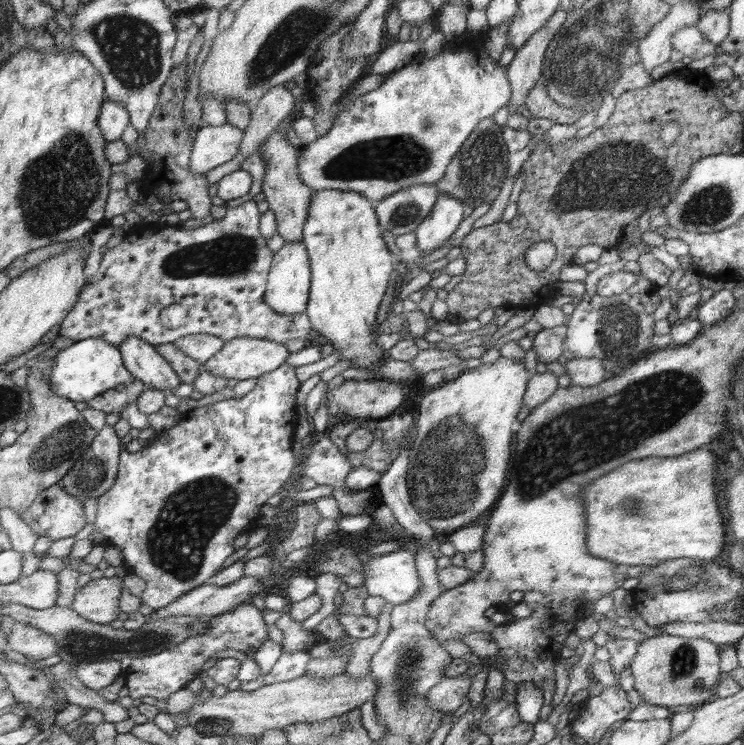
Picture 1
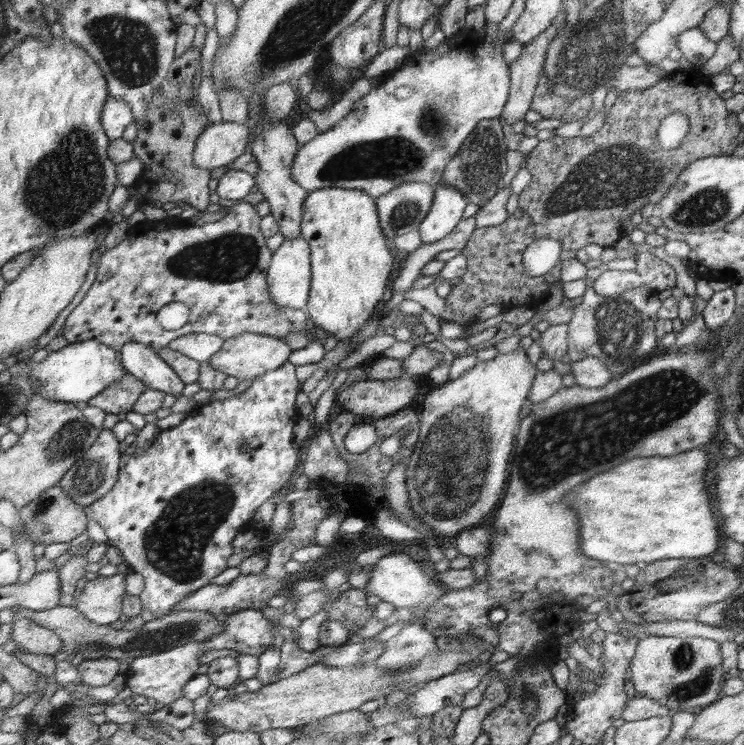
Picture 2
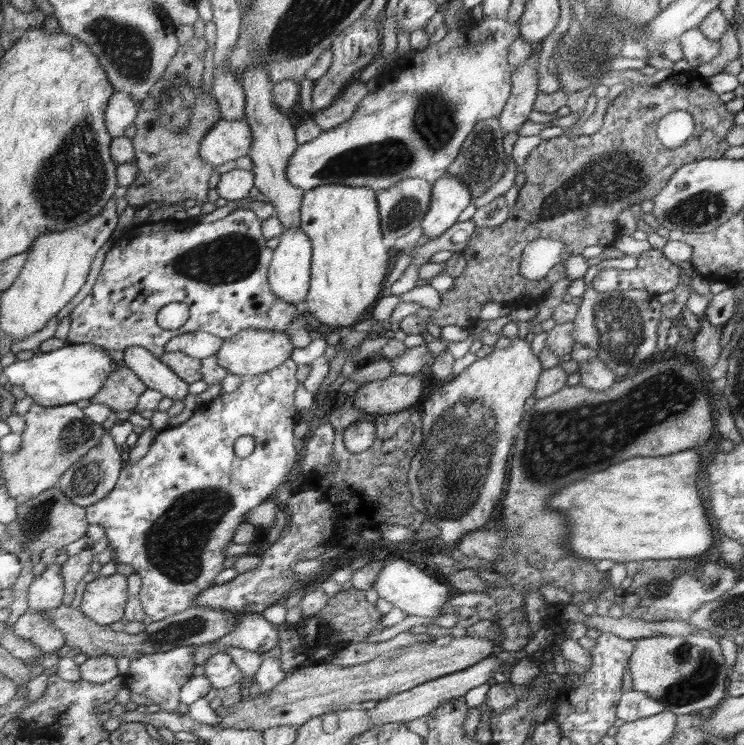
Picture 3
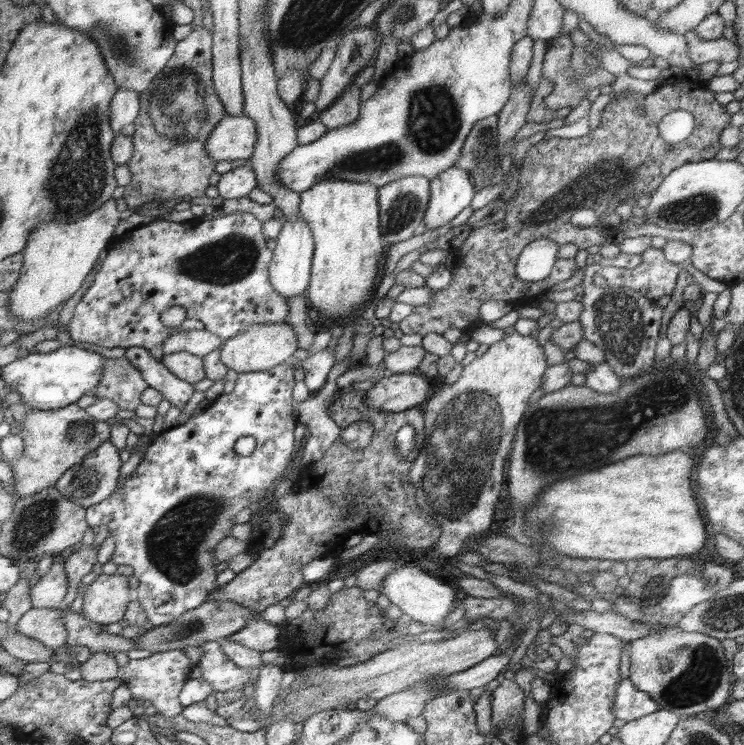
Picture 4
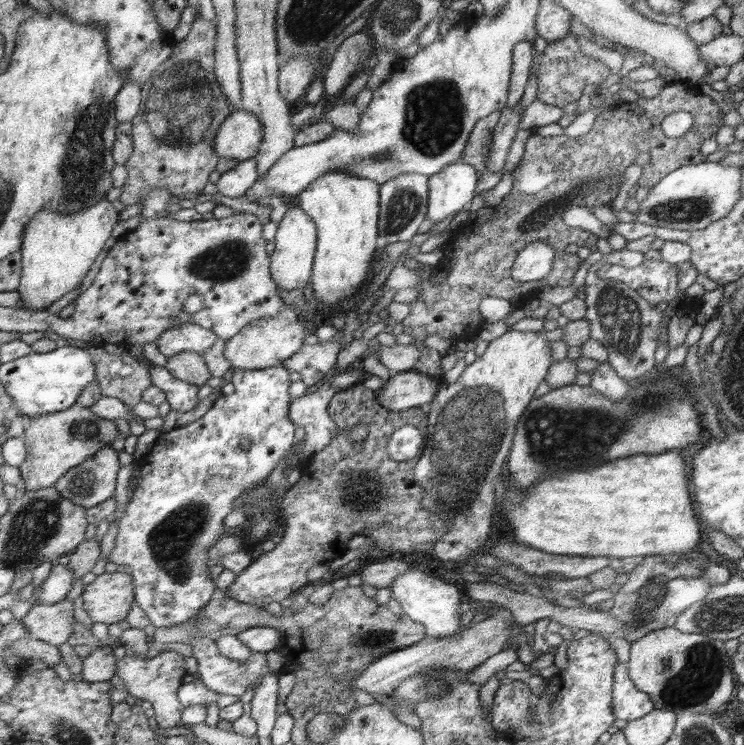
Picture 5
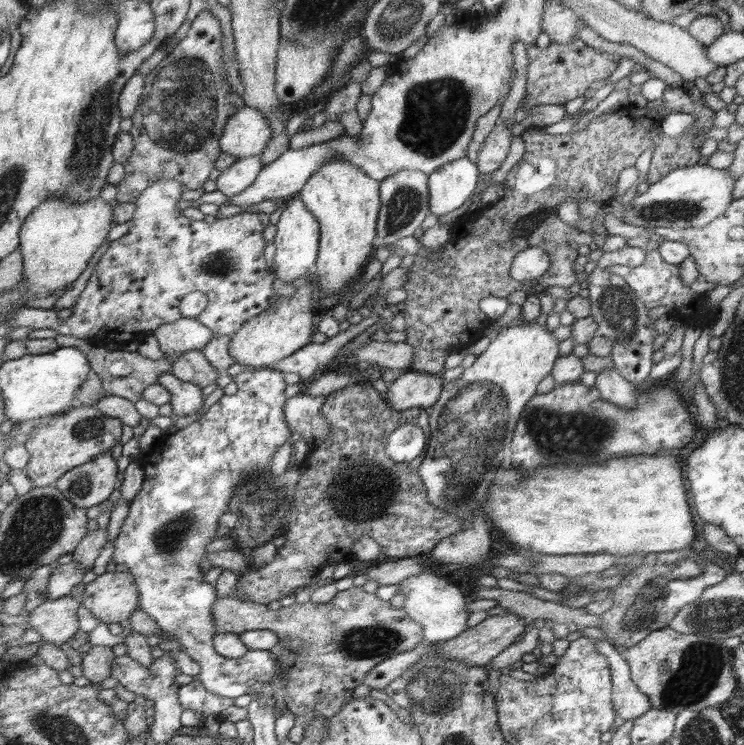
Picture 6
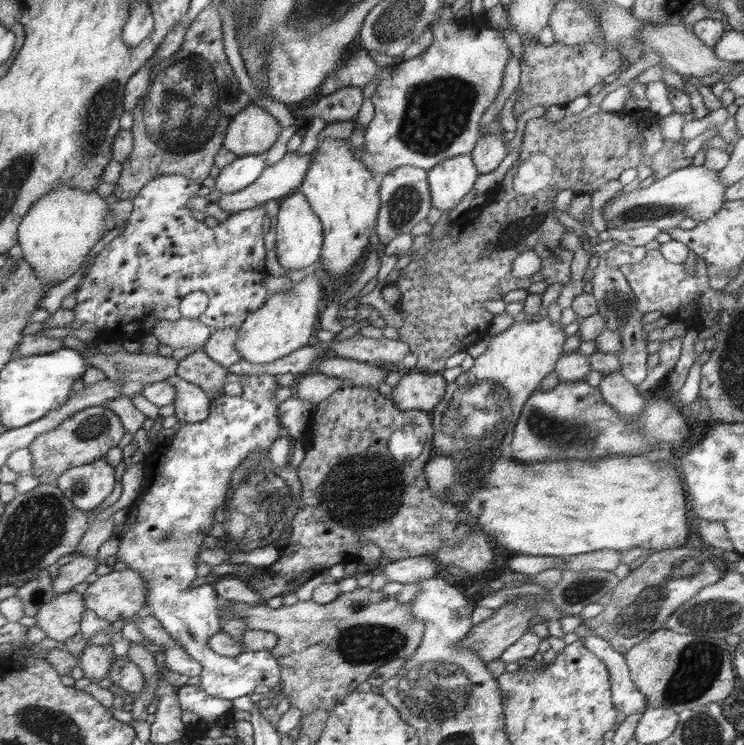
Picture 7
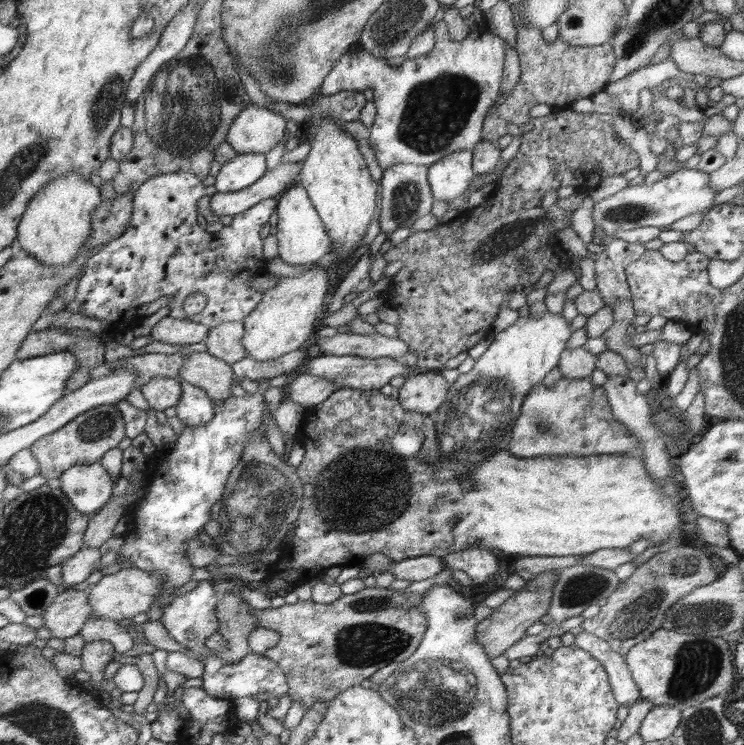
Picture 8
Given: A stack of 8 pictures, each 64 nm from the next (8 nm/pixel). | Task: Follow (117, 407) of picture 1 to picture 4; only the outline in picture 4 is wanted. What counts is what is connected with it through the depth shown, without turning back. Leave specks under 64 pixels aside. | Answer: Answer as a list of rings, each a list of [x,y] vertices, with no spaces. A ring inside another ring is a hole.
[[[122,357],[107,358],[103,380],[95,390],[98,399],[114,401],[121,410],[135,410],[141,404],[142,391],[148,386],[140,376],[140,370]]]

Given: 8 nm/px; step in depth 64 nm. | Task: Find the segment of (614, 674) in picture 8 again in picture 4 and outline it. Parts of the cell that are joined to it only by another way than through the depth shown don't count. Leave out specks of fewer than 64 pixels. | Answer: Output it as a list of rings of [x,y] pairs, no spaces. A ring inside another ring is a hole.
[[[621,679],[618,696],[615,699],[615,712],[620,720],[629,723],[658,710],[660,710],[658,702],[648,693],[640,692],[630,679]]]

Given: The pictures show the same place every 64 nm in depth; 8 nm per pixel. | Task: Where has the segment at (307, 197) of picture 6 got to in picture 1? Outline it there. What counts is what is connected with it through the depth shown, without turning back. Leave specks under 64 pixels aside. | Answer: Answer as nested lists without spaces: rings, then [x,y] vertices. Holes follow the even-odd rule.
[[[340,190],[315,191],[306,226],[303,228],[303,243],[307,245],[311,259],[310,302],[306,315],[310,318],[311,327],[320,332],[327,342],[339,353],[339,360],[351,360],[351,366],[372,370],[384,362],[382,350],[374,344],[374,334],[370,328],[376,320],[384,292],[388,290],[388,280],[394,270],[394,262],[388,246],[382,240],[382,228],[378,224],[378,213],[372,208],[372,201],[360,192],[342,192]]]

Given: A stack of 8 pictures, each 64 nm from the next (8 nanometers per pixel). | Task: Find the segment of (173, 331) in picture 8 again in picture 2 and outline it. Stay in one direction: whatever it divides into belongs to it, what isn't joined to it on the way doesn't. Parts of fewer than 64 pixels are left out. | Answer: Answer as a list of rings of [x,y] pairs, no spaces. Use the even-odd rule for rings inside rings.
[[[196,333],[190,335],[182,335],[180,338],[168,343],[167,347],[176,350],[176,352],[184,353],[184,356],[192,357],[199,363],[208,361],[223,348],[226,342],[223,337],[209,335],[206,333]]]

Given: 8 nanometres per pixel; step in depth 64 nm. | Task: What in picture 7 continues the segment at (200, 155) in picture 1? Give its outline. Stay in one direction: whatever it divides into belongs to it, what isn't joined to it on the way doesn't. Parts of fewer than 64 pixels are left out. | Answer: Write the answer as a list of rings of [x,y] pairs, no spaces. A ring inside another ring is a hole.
[[[251,104],[231,121],[223,146],[237,157],[266,154],[278,140],[281,127],[266,109]]]

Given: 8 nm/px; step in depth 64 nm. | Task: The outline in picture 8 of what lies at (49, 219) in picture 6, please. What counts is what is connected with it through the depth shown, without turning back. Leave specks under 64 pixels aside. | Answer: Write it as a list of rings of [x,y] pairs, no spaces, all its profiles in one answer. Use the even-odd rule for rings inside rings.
[[[79,172],[52,180],[36,194],[20,219],[18,242],[24,251],[46,267],[67,267],[76,262],[81,250],[87,246],[92,233],[92,212],[102,203],[100,190]]]

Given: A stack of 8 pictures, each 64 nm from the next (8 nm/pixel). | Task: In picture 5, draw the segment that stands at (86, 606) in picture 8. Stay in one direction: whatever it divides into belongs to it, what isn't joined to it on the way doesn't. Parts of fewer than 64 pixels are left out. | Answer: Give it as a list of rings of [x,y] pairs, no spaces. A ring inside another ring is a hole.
[[[74,601],[33,605],[21,622],[28,636],[58,647],[72,634],[76,622]]]

